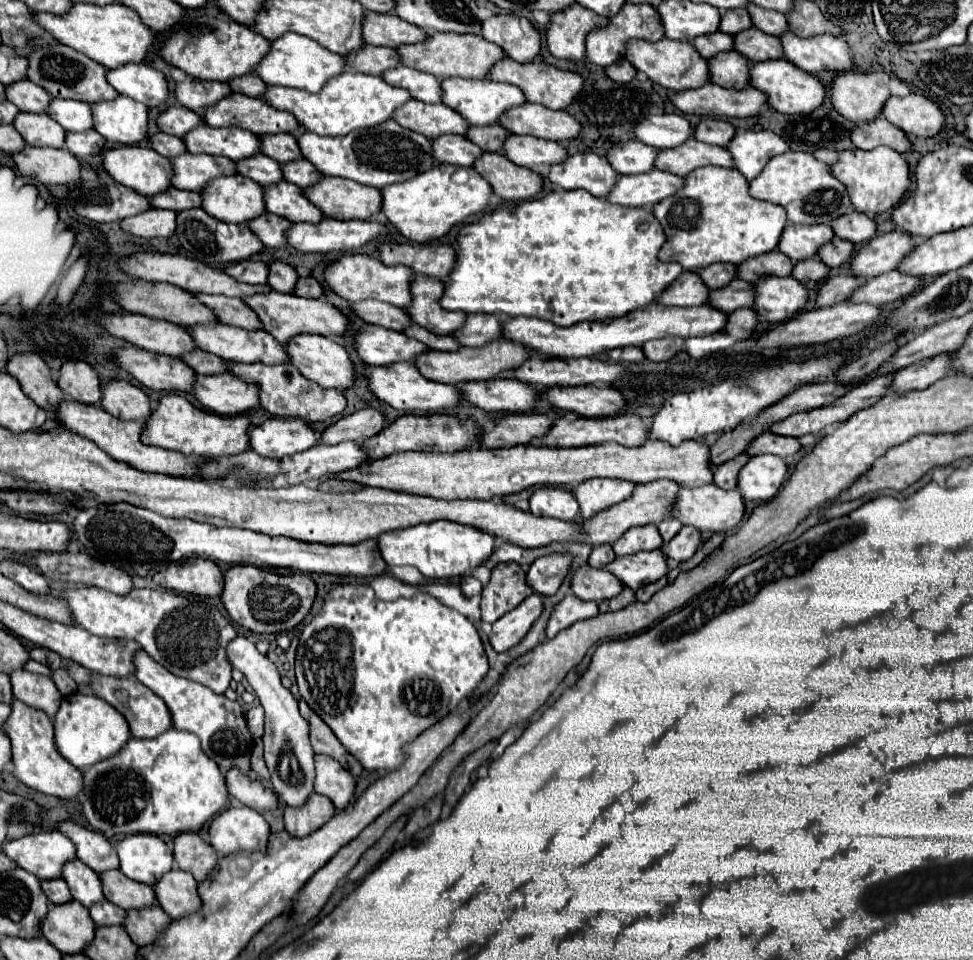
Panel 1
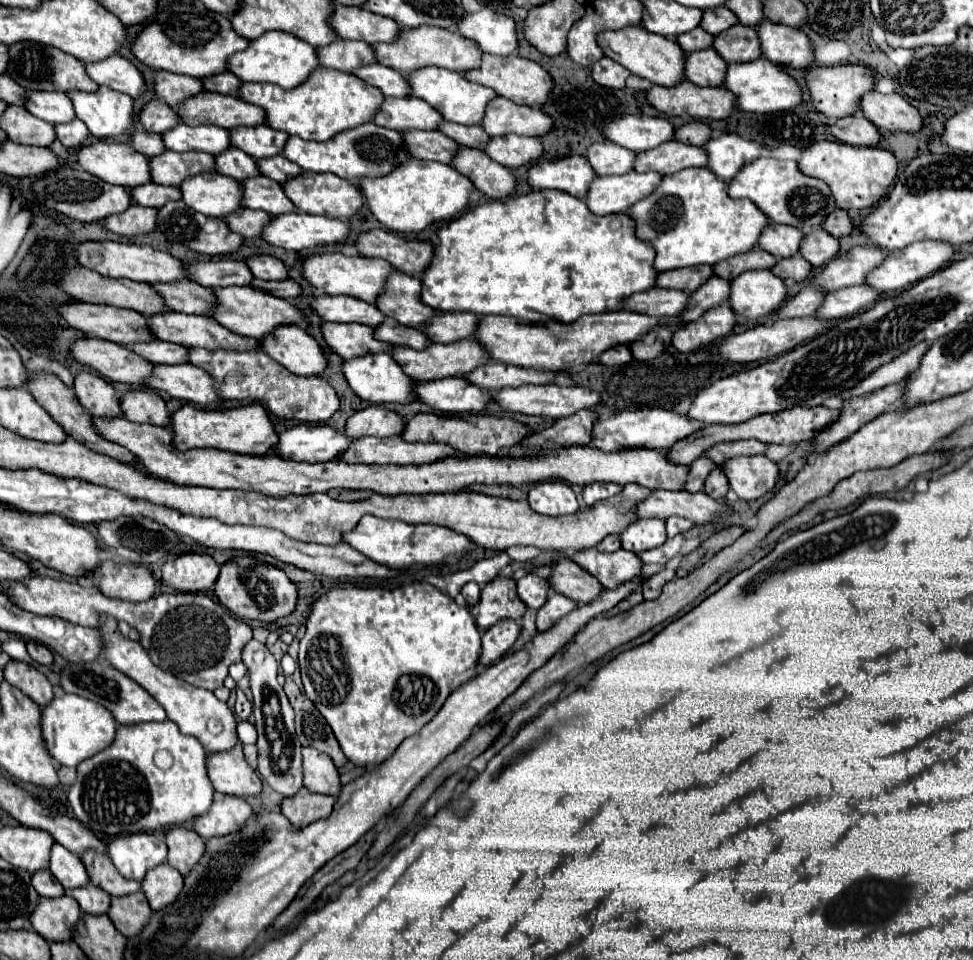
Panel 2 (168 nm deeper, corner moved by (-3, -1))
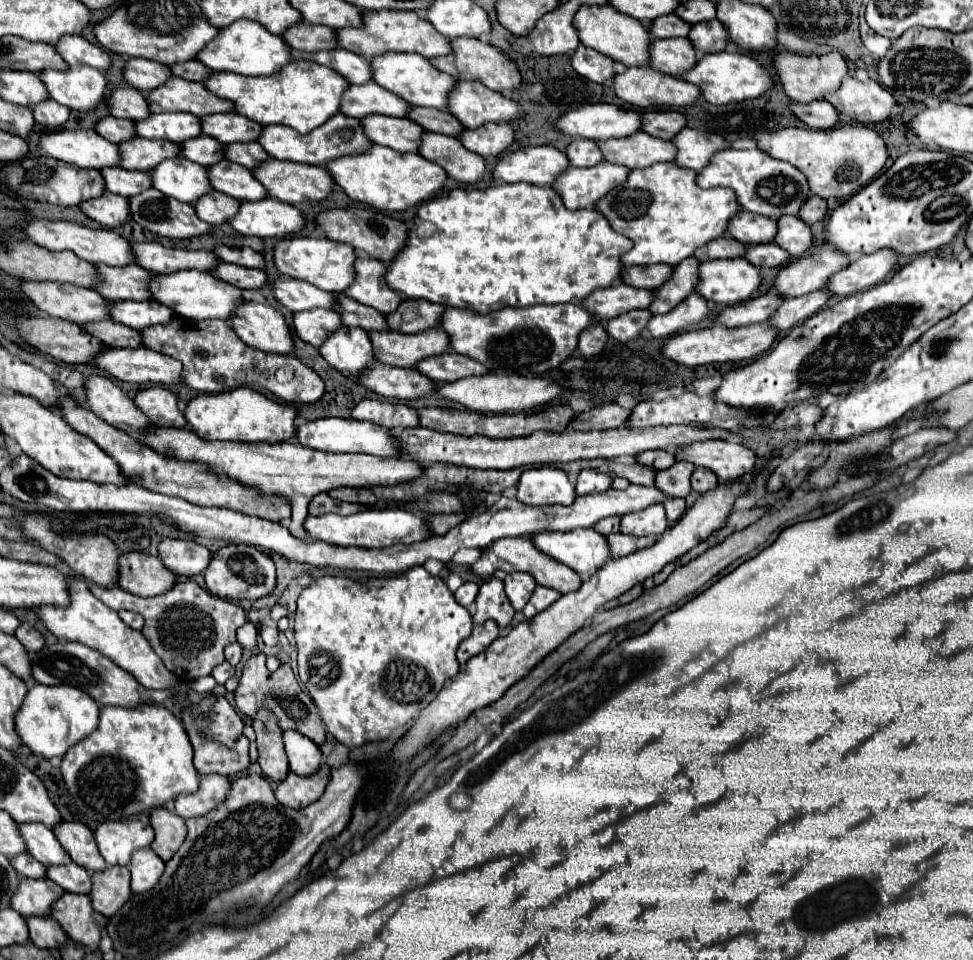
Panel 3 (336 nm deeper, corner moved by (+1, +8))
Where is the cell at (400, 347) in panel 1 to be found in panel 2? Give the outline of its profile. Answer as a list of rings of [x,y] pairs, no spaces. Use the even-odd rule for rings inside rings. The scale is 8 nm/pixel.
[[[322,321],[322,337],[326,345],[342,359],[352,359],[356,355],[366,355],[372,351],[390,351],[392,345],[384,345],[374,339],[372,327],[348,325],[348,323],[328,323]]]

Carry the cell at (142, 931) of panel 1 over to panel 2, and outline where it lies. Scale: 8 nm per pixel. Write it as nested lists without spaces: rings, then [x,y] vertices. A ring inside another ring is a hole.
[[[142,891],[124,895],[124,897],[112,897],[110,909],[108,909],[110,921],[124,937],[136,935],[136,931],[140,931],[140,927],[148,923],[150,915],[152,915],[152,909],[148,907],[148,901],[144,899]]]

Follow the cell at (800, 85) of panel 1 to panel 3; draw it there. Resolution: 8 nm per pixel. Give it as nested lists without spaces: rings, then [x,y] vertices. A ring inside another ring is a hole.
[[[718,52],[718,54],[704,54],[698,64],[682,76],[684,80],[700,86],[702,96],[710,104],[730,104],[730,102],[744,102],[752,98],[760,98],[768,90],[774,88],[774,80],[766,66],[746,54],[732,54],[732,52]]]

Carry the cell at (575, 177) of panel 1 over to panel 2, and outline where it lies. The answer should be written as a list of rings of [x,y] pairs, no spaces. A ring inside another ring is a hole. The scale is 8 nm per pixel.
[[[568,155],[552,161],[538,161],[530,167],[526,181],[532,189],[558,189],[584,199],[584,191],[594,177],[584,157]]]

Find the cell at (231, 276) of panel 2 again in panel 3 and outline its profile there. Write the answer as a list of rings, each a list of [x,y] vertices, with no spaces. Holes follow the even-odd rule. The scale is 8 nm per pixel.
[[[134,244],[136,264],[152,270],[154,274],[172,274],[176,270],[206,270],[212,272],[220,258],[214,252],[206,250],[178,250],[178,248],[164,248],[162,244]]]

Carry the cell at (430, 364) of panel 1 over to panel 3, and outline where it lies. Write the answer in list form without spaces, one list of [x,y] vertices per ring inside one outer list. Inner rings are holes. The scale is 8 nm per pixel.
[[[440,328],[424,330],[418,334],[402,334],[402,332],[368,332],[374,356],[378,362],[388,366],[400,366],[400,368],[414,368],[416,362],[440,356],[450,352],[448,336]]]

